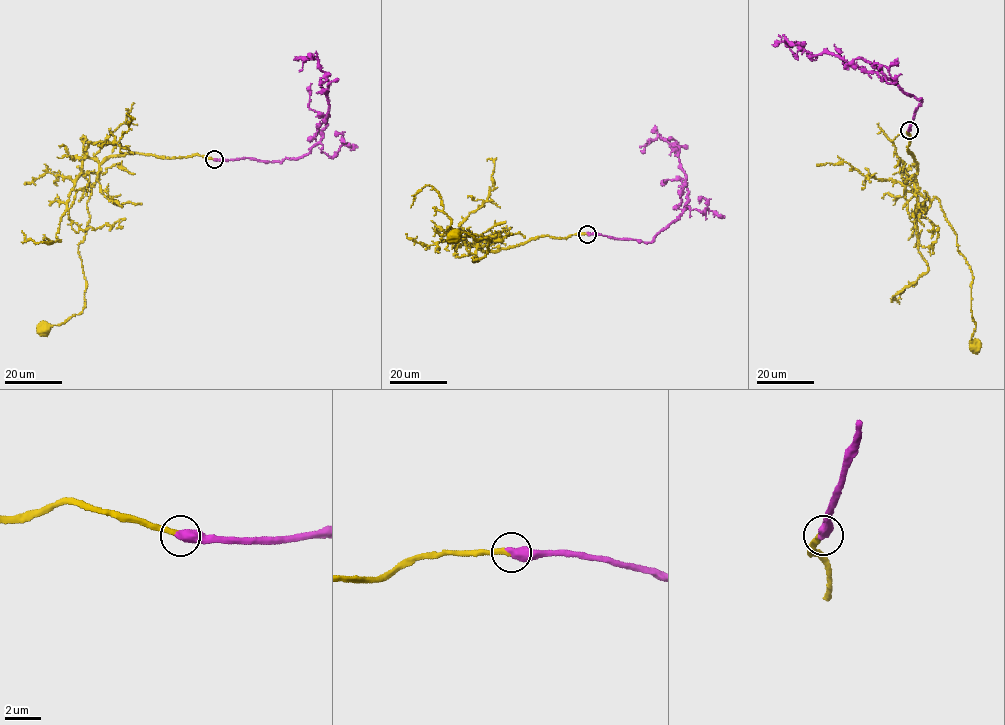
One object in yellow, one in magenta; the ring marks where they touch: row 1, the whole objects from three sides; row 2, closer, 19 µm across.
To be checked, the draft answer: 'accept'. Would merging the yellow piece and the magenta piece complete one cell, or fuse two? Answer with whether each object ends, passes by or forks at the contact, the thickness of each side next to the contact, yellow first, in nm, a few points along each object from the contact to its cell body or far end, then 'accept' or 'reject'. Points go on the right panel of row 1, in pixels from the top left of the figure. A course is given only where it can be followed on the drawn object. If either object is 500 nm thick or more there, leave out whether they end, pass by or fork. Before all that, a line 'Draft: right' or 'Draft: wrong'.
Draft: right
320 nm thick on the yellow side, 600 nm on the other; yellow runs (909, 131), (907, 152), (916, 164), (915, 189), (939, 200), (972, 273), (975, 346); magenta runs (909, 130), (921, 98), (900, 89), (862, 59), (812, 55), (784, 41), (796, 44); accept

